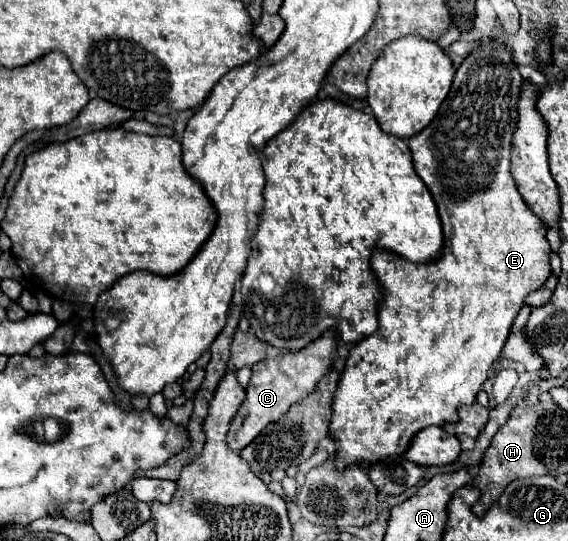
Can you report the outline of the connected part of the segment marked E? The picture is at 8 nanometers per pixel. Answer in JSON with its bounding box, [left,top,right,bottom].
[329,42,551,468]

